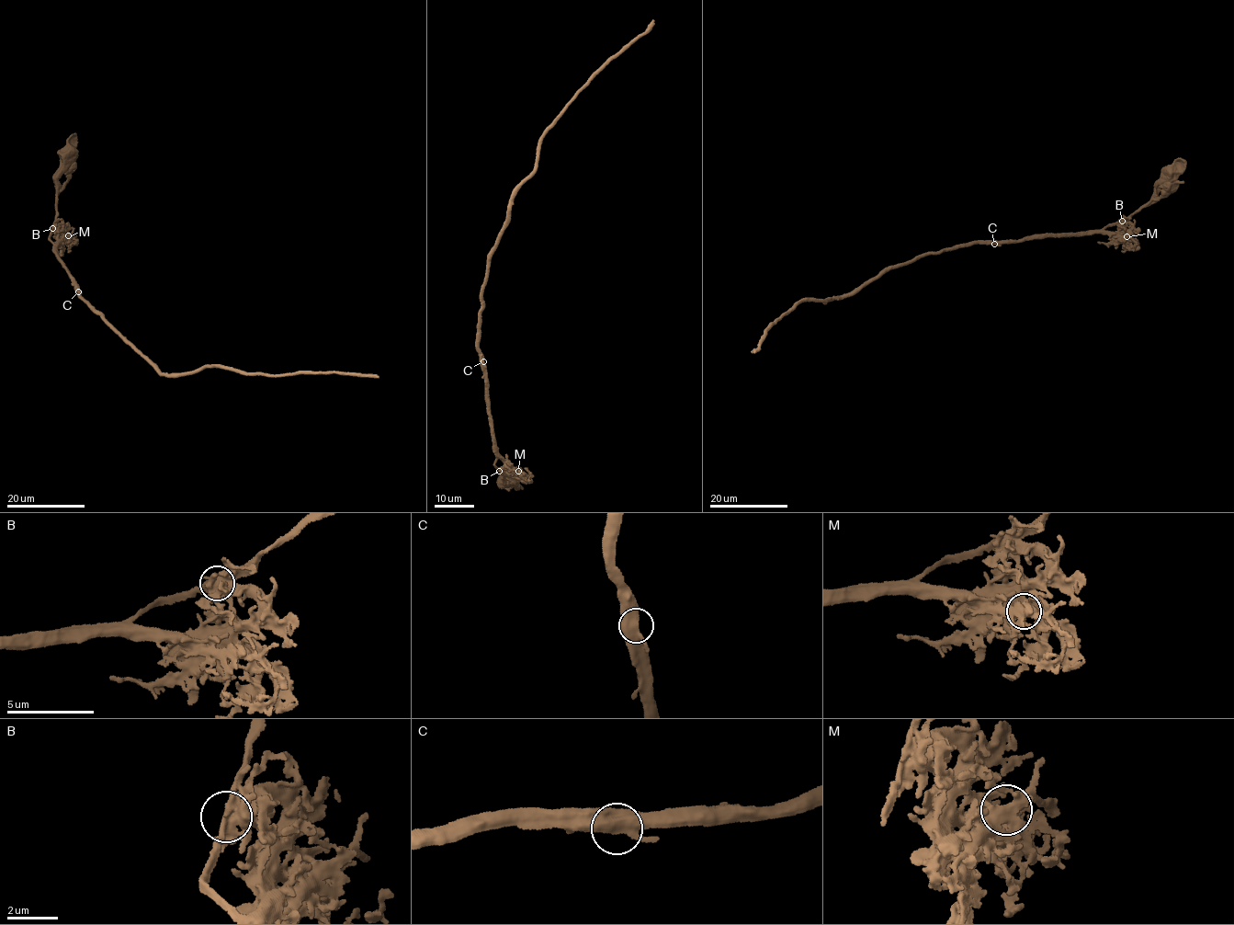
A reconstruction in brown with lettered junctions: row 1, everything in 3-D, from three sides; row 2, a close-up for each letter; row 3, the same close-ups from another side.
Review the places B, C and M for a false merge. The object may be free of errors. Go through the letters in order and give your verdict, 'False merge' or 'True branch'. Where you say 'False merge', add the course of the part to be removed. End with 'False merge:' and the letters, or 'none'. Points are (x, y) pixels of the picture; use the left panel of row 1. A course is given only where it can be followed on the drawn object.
B: True branch
C: True branch
M: True branch
False merge: none

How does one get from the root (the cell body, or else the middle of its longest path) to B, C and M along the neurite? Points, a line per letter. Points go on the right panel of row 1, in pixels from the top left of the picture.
B: (1170, 173), (1157, 183), (1153, 199), (1122, 221)
C: (1170, 173), (1157, 183), (1153, 199), (1103, 230), (994, 244)
M: (1170, 173), (1157, 183), (1153, 199), (1126, 220), (1128, 234), (1126, 236)

